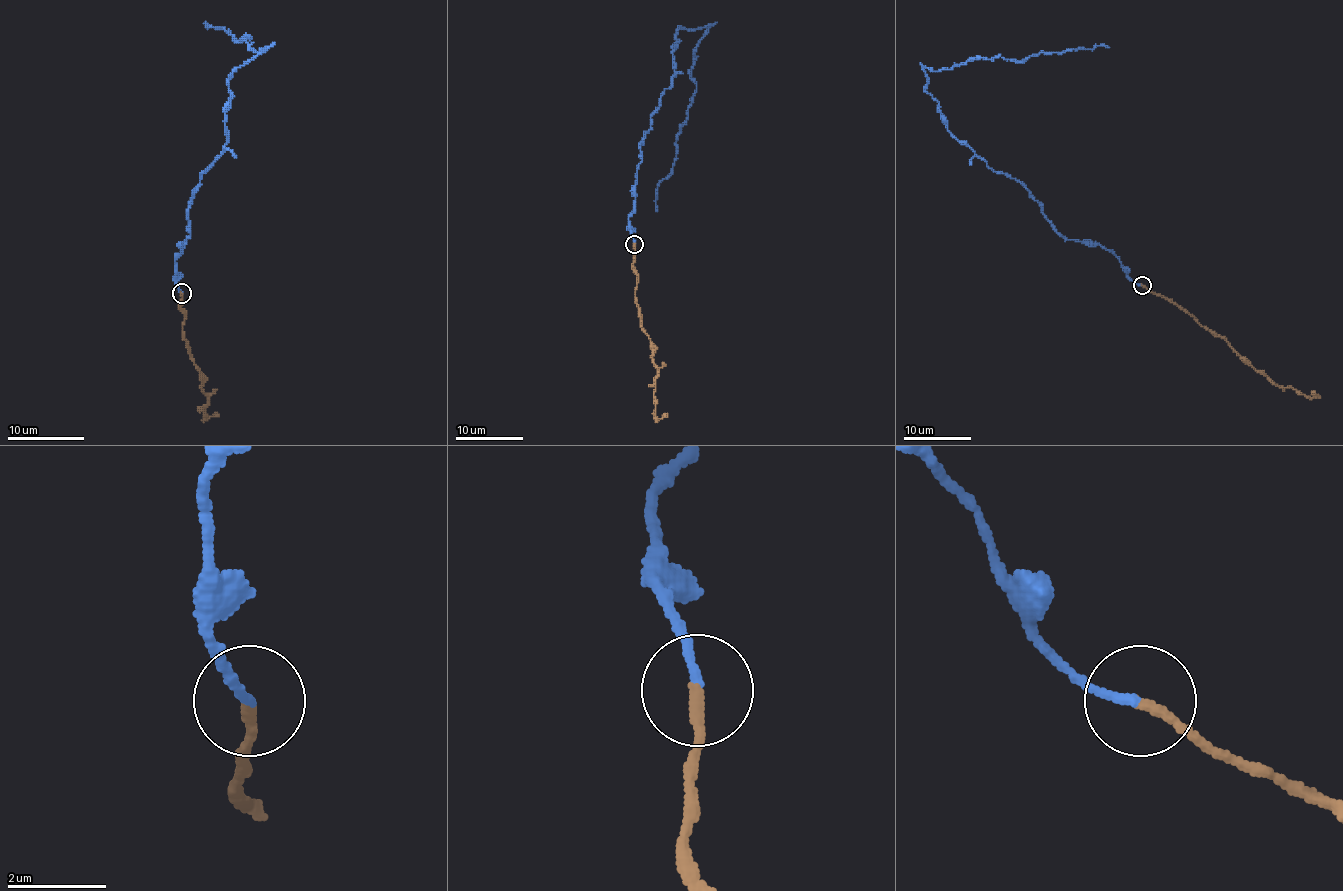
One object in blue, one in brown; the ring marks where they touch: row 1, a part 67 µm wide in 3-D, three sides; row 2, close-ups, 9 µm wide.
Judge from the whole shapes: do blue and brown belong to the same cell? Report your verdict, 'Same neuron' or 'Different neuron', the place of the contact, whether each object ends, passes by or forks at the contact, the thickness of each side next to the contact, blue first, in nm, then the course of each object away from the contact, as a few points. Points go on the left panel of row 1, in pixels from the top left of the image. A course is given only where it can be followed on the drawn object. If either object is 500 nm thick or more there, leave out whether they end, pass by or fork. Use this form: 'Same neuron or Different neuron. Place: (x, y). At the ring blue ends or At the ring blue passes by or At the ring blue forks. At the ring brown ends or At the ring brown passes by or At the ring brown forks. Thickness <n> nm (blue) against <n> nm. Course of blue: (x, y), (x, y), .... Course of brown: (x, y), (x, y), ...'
Different neuron. Place: (182, 293). At the ring blue ends. At the ring brown ends. Thickness 160 nm (blue) against 220 nm. Course of blue: (182, 293), (175, 261), (190, 234), (192, 192), (223, 151), (228, 77), (265, 48), (207, 25). Course of brown: (182, 293), (182, 336), (188, 353), (201, 374), (201, 389), (207, 401), (203, 414), (205, 420), (219, 414)

